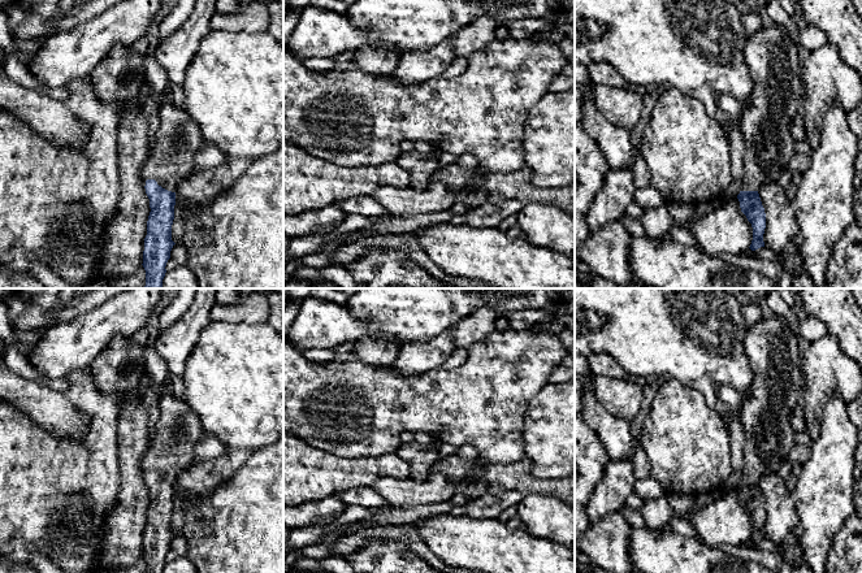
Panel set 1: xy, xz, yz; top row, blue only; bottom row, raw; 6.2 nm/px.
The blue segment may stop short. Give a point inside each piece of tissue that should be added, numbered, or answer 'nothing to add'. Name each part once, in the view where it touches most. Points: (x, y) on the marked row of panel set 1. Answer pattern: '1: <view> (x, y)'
1: xy (170, 161)

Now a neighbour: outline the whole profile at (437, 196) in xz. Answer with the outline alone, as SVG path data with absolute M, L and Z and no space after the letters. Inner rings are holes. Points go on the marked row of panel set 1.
M433 181L425 190L406 187L378 187L372 195L393 216L415 216L450 210L456 203L452 190Z

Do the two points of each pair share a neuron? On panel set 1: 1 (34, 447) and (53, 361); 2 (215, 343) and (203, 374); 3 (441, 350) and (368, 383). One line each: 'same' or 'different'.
1: different
2: same
3: different

